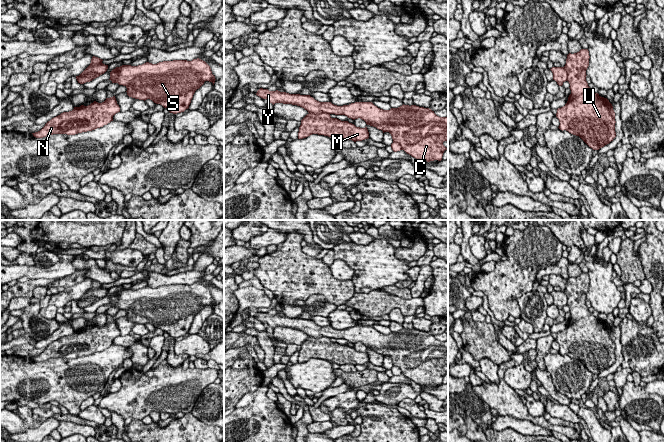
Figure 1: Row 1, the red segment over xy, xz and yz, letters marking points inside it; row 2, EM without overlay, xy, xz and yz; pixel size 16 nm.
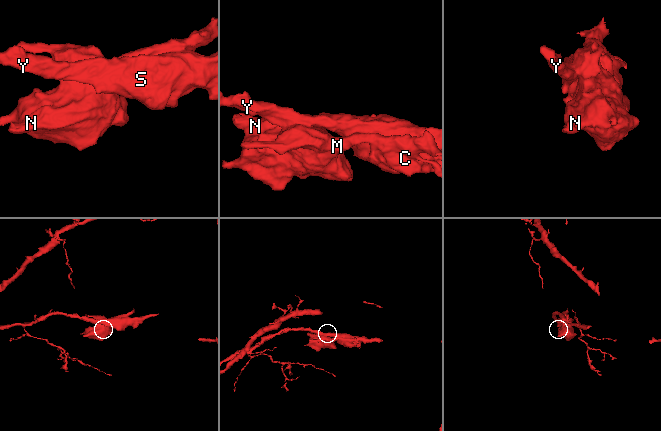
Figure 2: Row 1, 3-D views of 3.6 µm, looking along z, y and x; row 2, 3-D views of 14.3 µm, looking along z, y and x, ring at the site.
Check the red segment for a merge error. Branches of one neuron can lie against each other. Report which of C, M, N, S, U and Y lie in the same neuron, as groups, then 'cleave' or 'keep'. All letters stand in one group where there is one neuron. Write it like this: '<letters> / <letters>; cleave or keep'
C S Y / M N U; cleave

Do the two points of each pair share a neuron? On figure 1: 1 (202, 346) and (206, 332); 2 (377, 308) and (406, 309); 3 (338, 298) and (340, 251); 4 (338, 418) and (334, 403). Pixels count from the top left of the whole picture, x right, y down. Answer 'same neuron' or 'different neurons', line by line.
1: different neurons
2: same neuron
3: different neurons
4: different neurons

